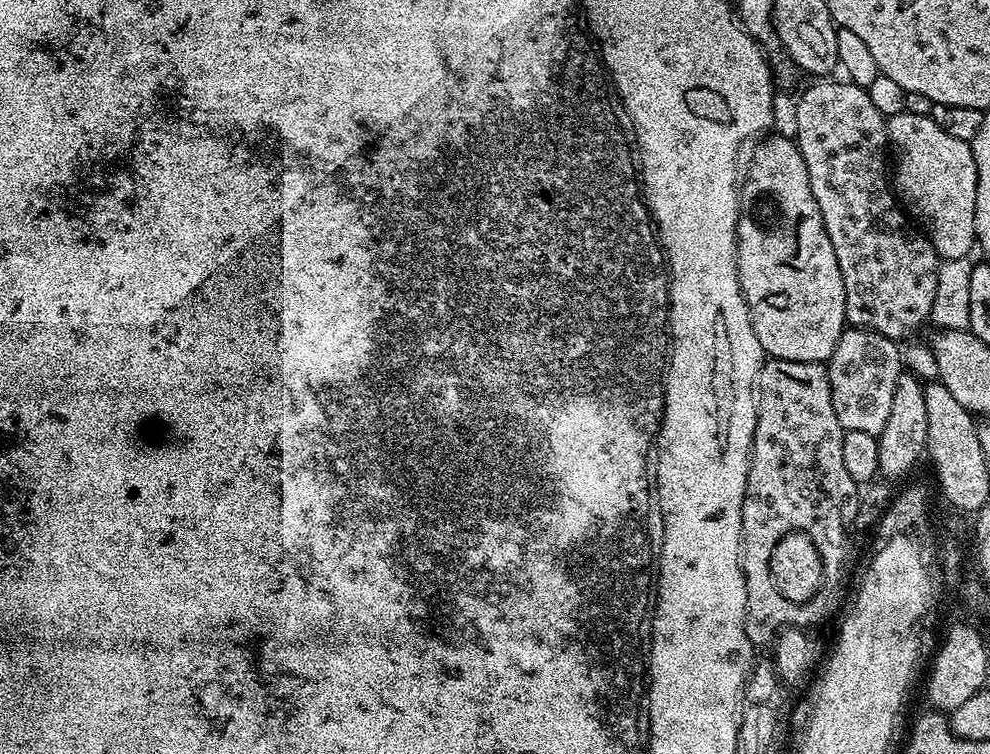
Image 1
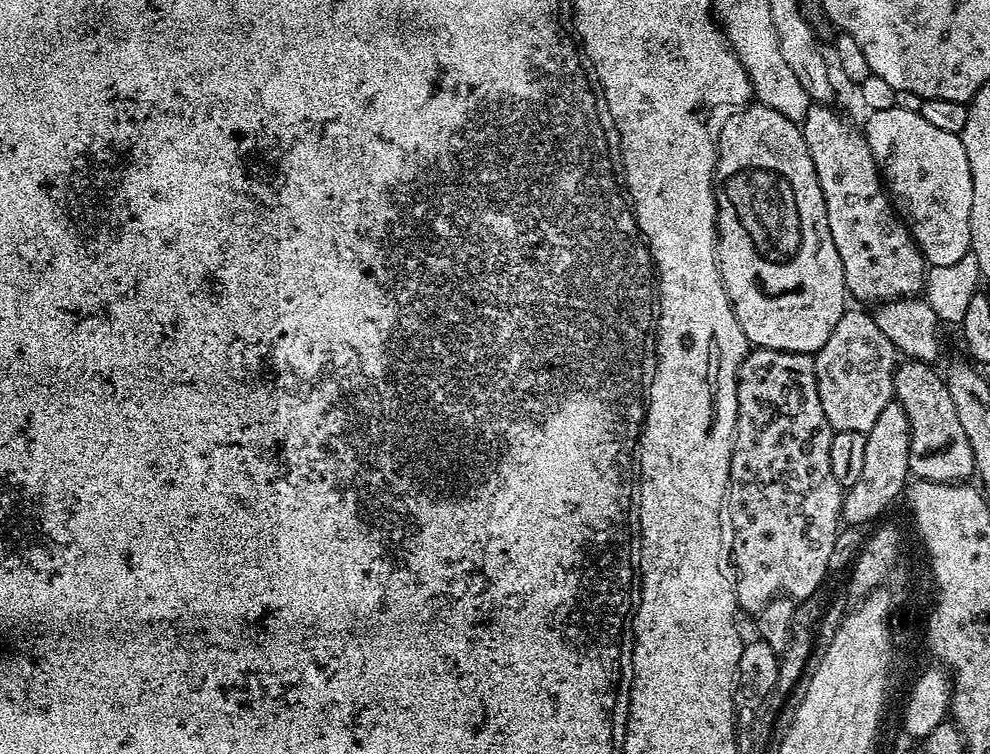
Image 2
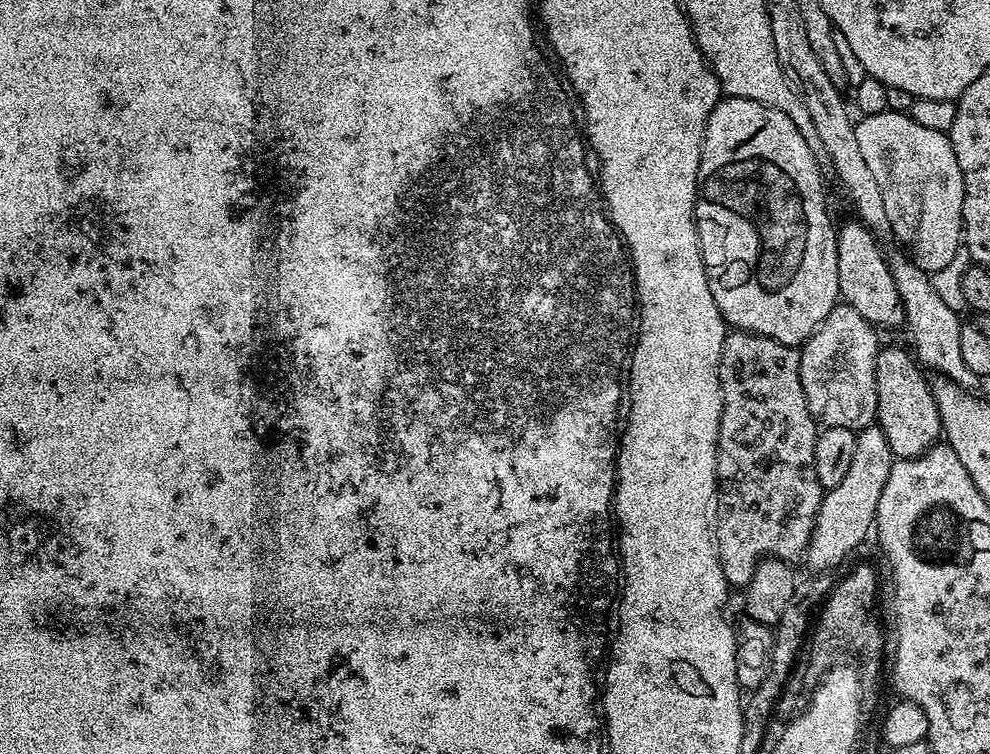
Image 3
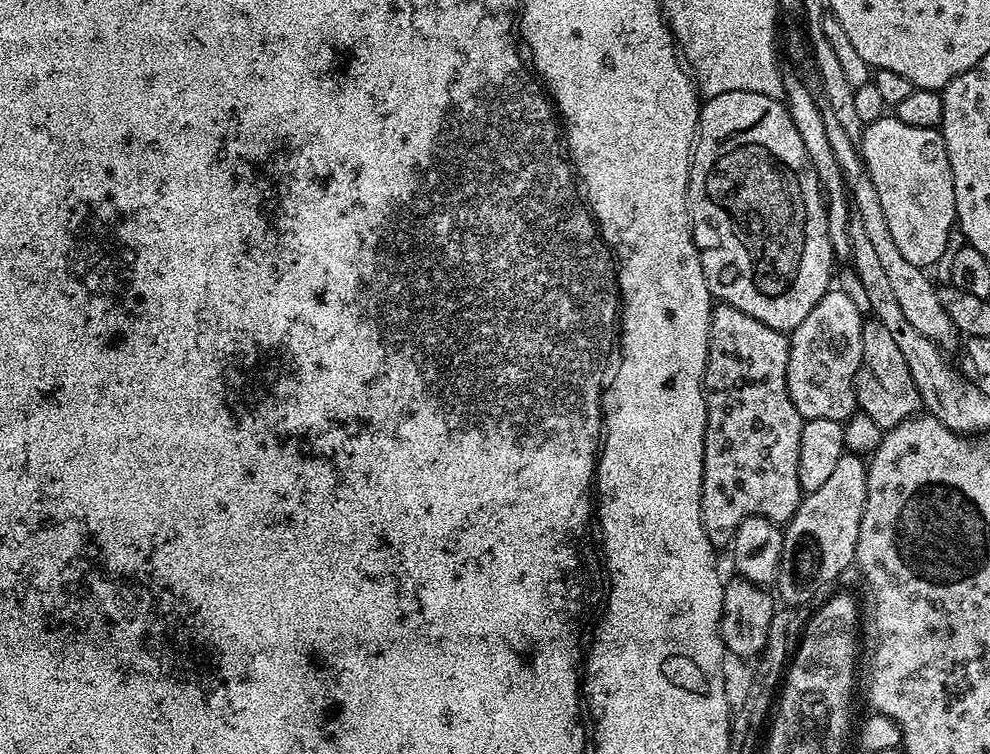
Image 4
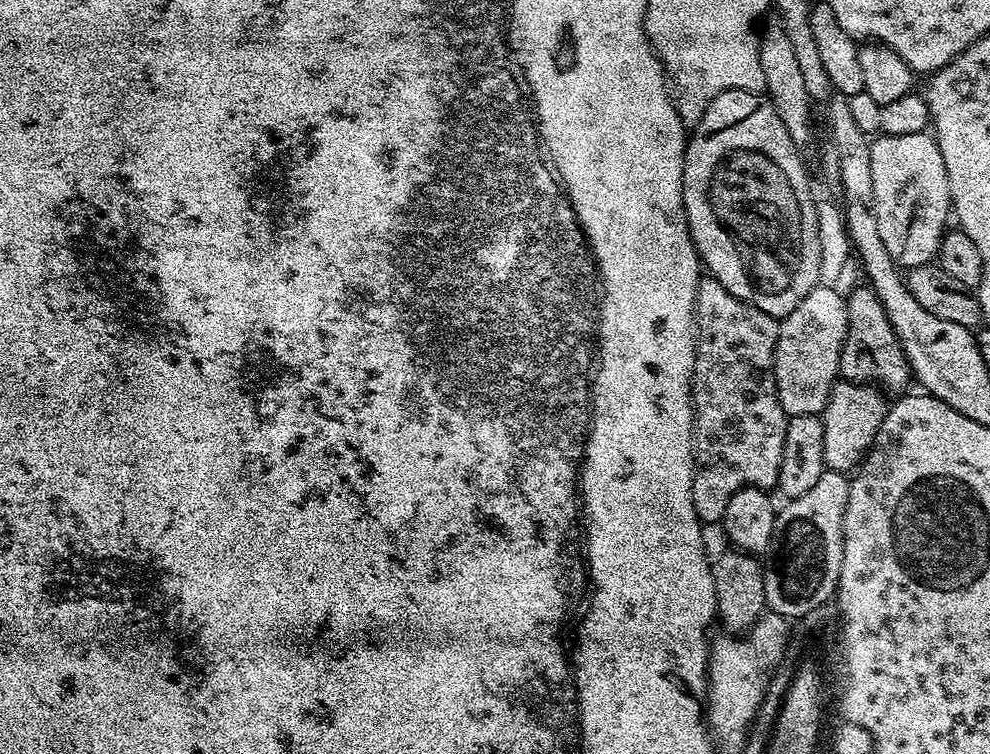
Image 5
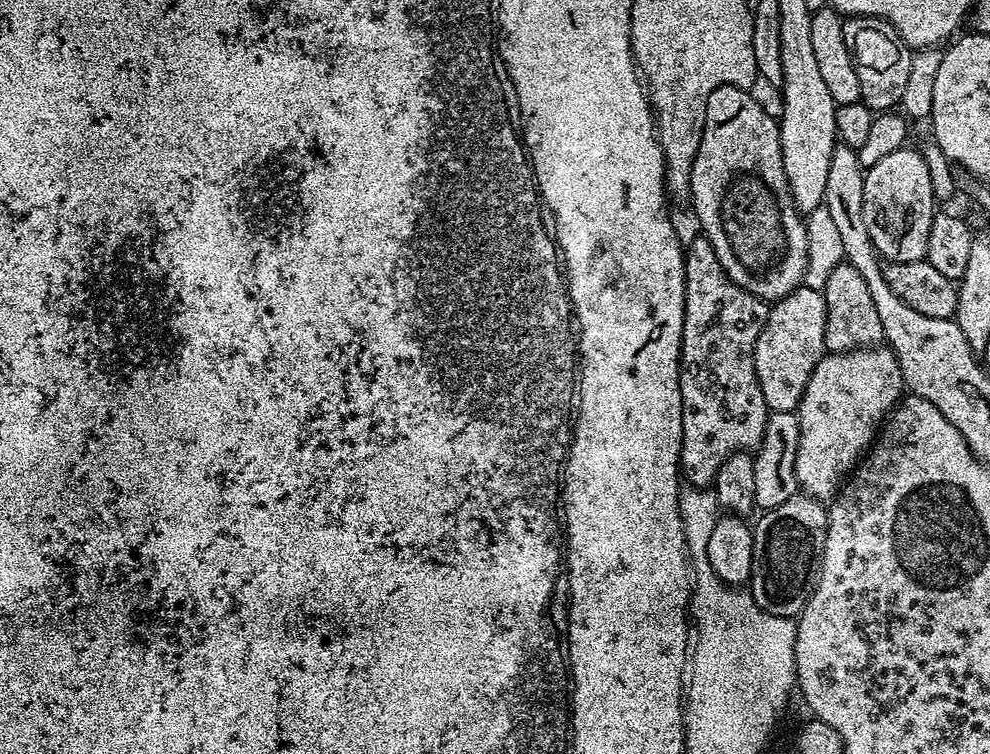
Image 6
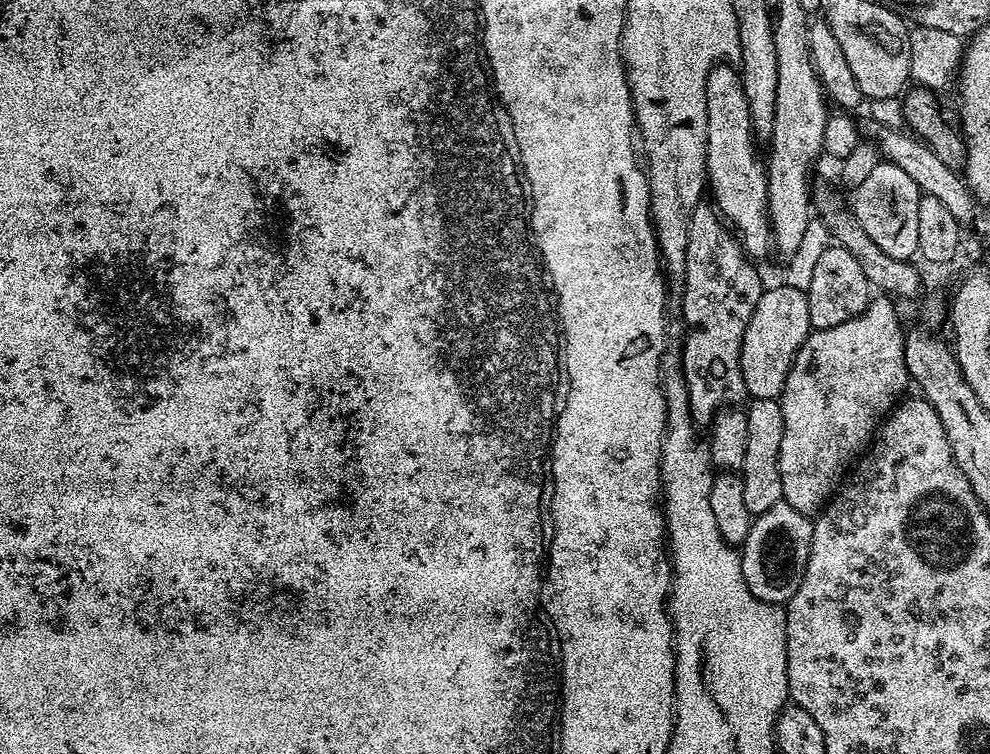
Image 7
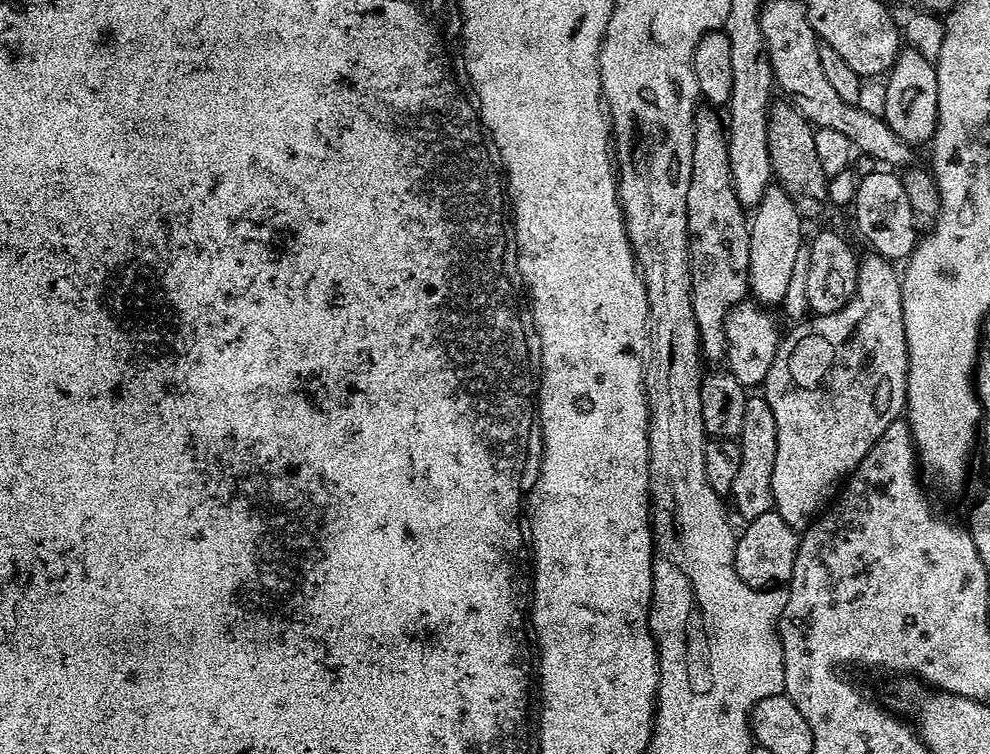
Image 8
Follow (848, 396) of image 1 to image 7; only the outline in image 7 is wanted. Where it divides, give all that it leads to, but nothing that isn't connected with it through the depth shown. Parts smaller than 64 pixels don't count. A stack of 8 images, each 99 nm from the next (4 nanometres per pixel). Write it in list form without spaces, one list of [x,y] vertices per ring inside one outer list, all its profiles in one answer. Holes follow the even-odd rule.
[[[785,282],[779,286],[765,287],[742,338],[740,369],[748,396],[752,400],[774,400],[779,397],[784,389],[786,374],[812,328],[807,291],[792,289]]]

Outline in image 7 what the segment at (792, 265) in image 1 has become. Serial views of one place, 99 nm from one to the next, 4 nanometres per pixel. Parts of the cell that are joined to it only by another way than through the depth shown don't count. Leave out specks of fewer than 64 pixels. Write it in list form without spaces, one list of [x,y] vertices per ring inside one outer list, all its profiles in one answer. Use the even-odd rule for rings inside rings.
[[[721,62],[708,71],[704,101],[708,131],[704,166],[707,187],[710,190],[712,187],[711,199],[716,211],[738,237],[740,247],[753,261],[759,262],[774,248],[772,226],[768,223],[768,169],[761,153],[760,156],[756,153],[752,119],[740,85],[740,73],[731,63]]]

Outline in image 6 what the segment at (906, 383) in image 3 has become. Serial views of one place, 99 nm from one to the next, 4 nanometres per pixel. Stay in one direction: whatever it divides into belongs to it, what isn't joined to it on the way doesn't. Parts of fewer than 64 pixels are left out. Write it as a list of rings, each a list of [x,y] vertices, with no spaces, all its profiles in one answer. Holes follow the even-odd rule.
[[[847,262],[836,265],[826,278],[822,291],[826,302],[824,346],[828,352],[850,352],[854,348],[870,348],[884,340],[882,322],[878,318],[874,298],[870,298],[870,289],[862,279],[862,274],[854,270],[854,266]]]

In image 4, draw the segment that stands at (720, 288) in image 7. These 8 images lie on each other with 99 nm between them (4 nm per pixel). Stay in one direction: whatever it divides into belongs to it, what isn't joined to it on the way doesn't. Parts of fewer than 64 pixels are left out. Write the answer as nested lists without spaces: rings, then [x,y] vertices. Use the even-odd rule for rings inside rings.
[[[717,303],[713,307],[704,371],[706,434],[700,499],[702,526],[713,546],[731,545],[736,527],[751,516],[761,516],[783,526],[800,505],[798,450],[805,420],[788,397],[788,341],[785,333],[766,326],[766,322],[758,322],[758,318],[750,318],[750,314],[742,314],[734,306]]]

